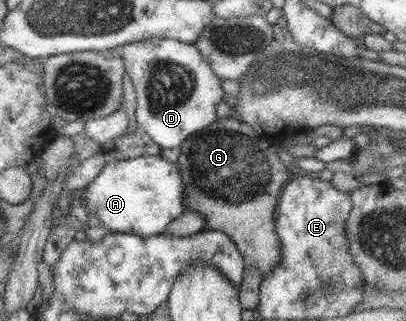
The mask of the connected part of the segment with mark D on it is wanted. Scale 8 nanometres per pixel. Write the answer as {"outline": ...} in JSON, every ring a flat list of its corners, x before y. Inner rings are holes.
{"outline":[[147,37,117,49,136,97,134,111,139,128,162,149,179,147,189,135,216,119,215,107,223,99,221,78,207,67,191,44]]}

